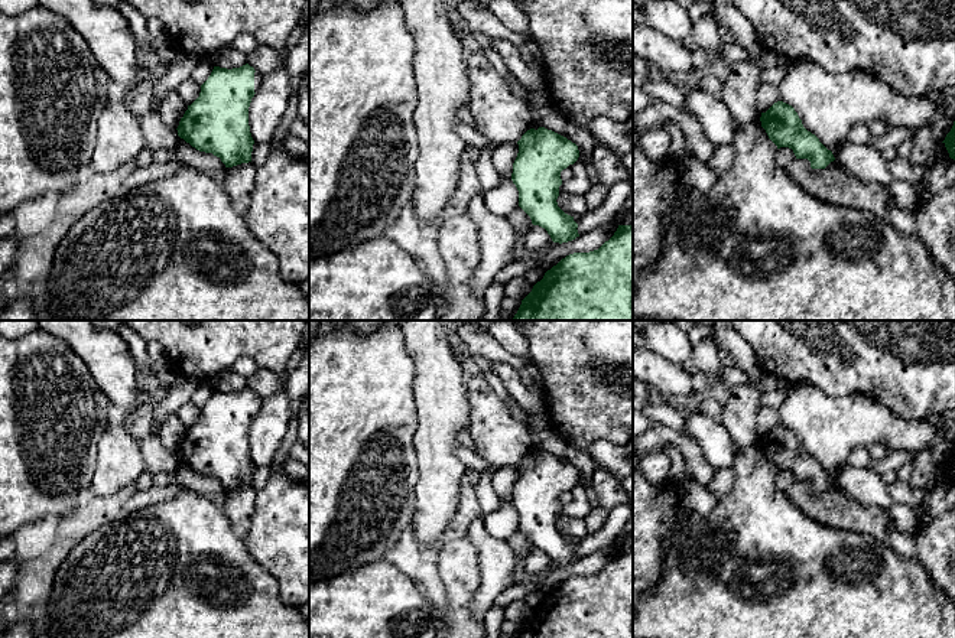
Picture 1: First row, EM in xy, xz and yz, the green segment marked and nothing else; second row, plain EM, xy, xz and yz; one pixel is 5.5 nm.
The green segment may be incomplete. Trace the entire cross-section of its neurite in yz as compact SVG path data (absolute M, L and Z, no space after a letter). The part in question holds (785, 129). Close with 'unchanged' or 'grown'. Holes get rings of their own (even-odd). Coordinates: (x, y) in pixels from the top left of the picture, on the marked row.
M777 101L766 113L761 113L760 121L777 149L792 149L796 159L808 159L812 169L825 169L835 160L832 152L803 127L792 105Z | unchanged

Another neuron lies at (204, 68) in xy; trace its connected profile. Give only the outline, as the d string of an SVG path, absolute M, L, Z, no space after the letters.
M205 56L195 66L195 69L192 71L191 78L194 81L199 82L199 84L204 84L208 79L208 77L211 75L214 66L215 65L212 62L212 58Z

